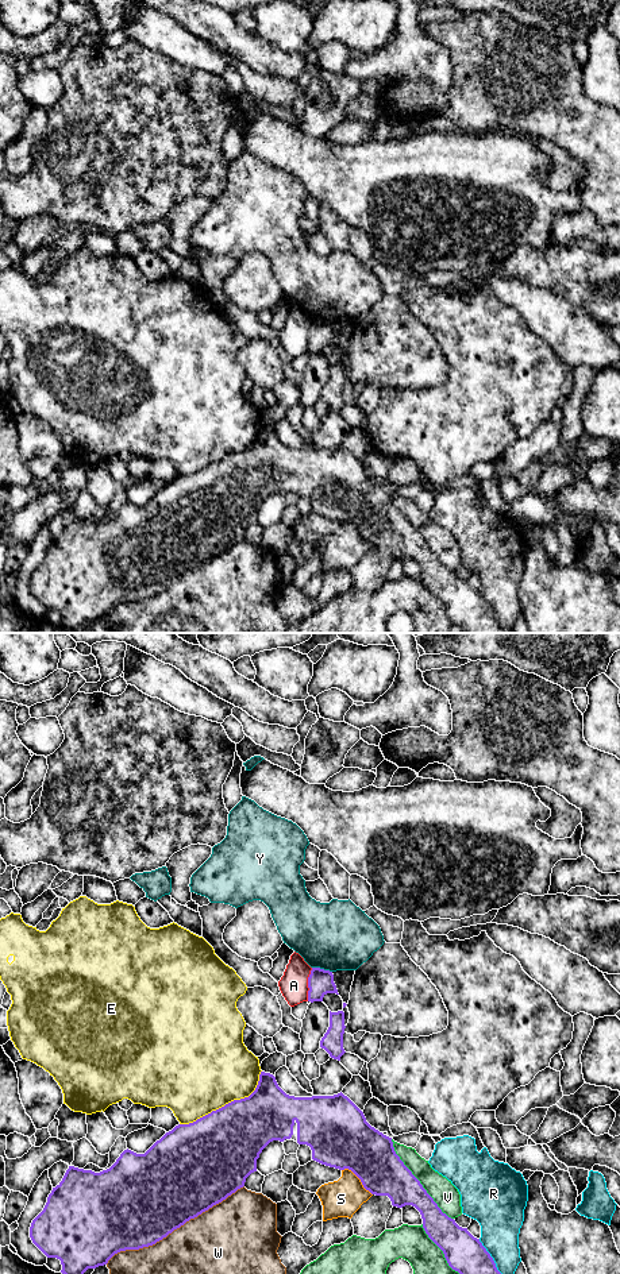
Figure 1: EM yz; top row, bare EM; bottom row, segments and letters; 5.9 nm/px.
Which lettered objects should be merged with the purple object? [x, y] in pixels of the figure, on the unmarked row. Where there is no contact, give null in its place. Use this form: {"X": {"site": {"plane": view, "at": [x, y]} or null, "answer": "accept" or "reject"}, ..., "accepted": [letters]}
{"A": {"site": {"plane": "yz", "at": [308, 336]}, "answer": "reject"}, "E": {"site": {"plane": "yz", "at": [226, 456]}, "answer": "reject"}, "R": {"site": {"plane": "yz", "at": [493, 613]}, "answer": "reject"}, "S": {"site": {"plane": "yz", "at": [358, 529]}, "answer": "reject"}, "V": {"site": {"plane": "yz", "at": [419, 533]}, "answer": "reject"}, "W": {"site": {"plane": "yz", "at": [174, 580]}, "answer": "reject"}, "Y": {"site": {"plane": "yz", "at": [322, 321]}, "answer": "reject"}, "accepted": []}

